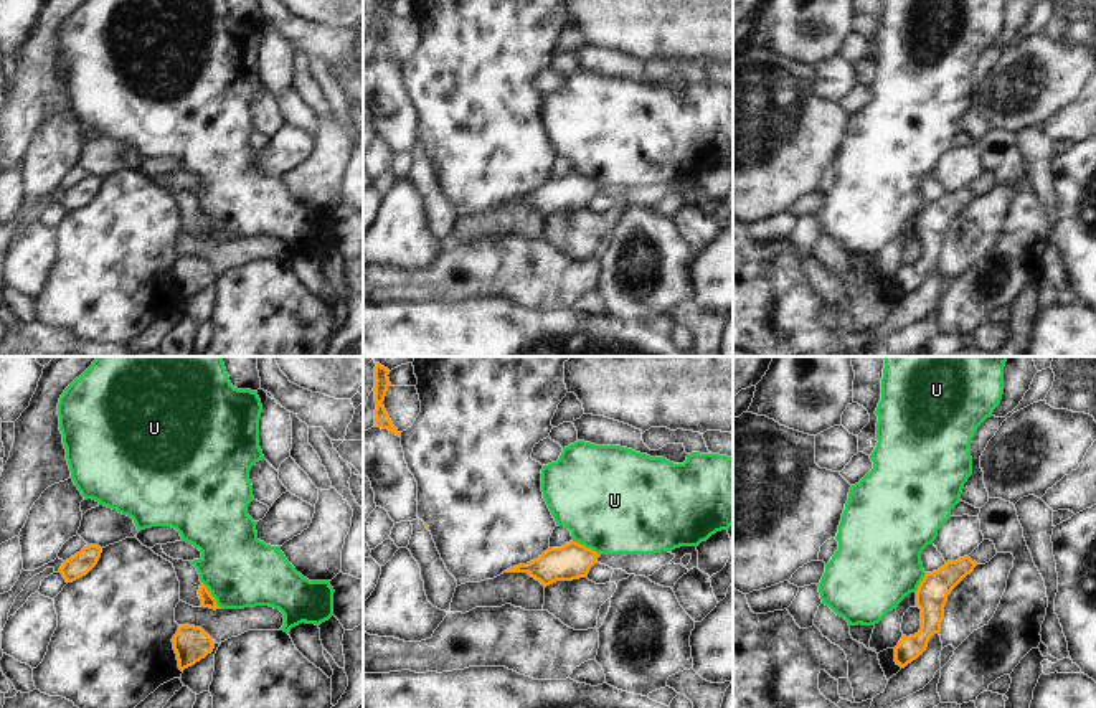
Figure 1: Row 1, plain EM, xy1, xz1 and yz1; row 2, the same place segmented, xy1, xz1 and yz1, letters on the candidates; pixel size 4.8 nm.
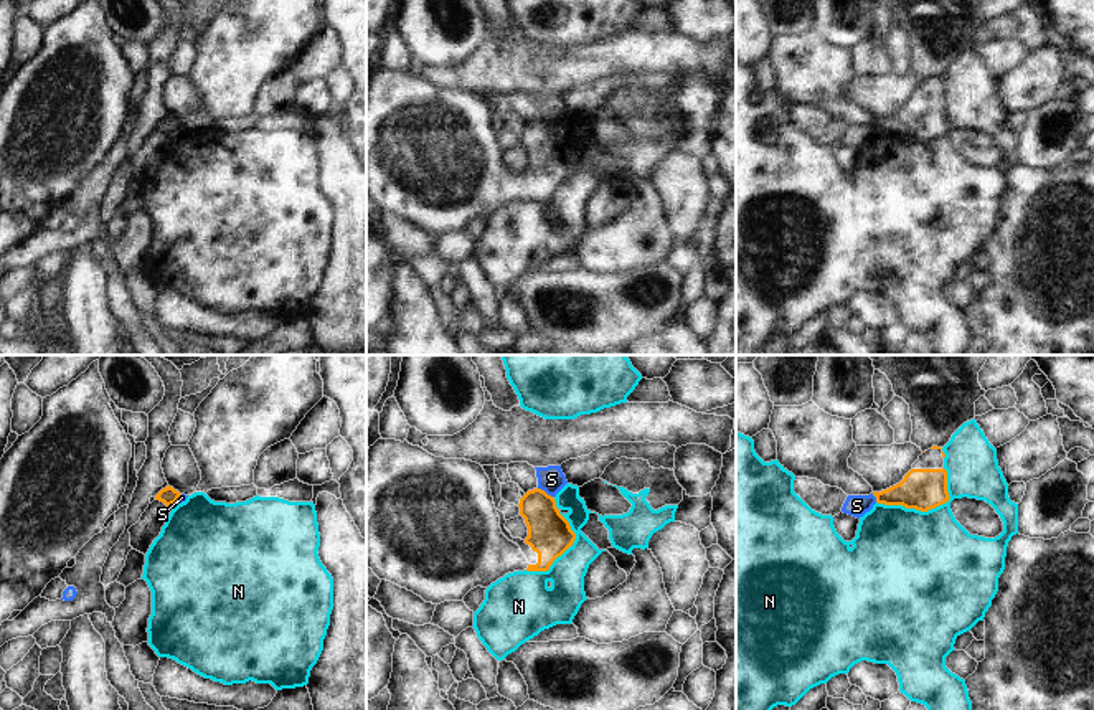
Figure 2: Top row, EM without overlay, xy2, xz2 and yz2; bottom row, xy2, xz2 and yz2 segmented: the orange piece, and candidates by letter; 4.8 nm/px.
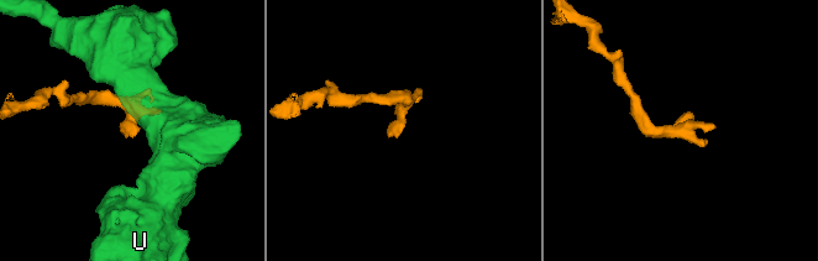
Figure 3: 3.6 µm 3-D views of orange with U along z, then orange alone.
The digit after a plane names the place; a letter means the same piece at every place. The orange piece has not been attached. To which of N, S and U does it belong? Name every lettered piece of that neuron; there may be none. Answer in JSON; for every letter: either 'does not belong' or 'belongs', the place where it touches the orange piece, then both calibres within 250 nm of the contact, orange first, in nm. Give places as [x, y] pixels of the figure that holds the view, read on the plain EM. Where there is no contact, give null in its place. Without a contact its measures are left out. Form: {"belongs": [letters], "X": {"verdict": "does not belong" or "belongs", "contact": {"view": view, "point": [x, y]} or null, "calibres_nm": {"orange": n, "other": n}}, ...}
{"belongs": [], "N": {"verdict": "does not belong", "contact": {"view": "yz2", "point": [926, 141]}, "calibres_nm": {"orange": 200, "other": 500}}, "S": {"verdict": "does not belong", "contact": {"view": "xz2", "point": [545, 123]}, "calibres_nm": {"orange": 220, "other": 130}}, "U": {"verdict": "does not belong", "contact": {"view": "xz1", "point": [585, 177]}, "calibres_nm": {"orange": 180, "other": 480}}}

